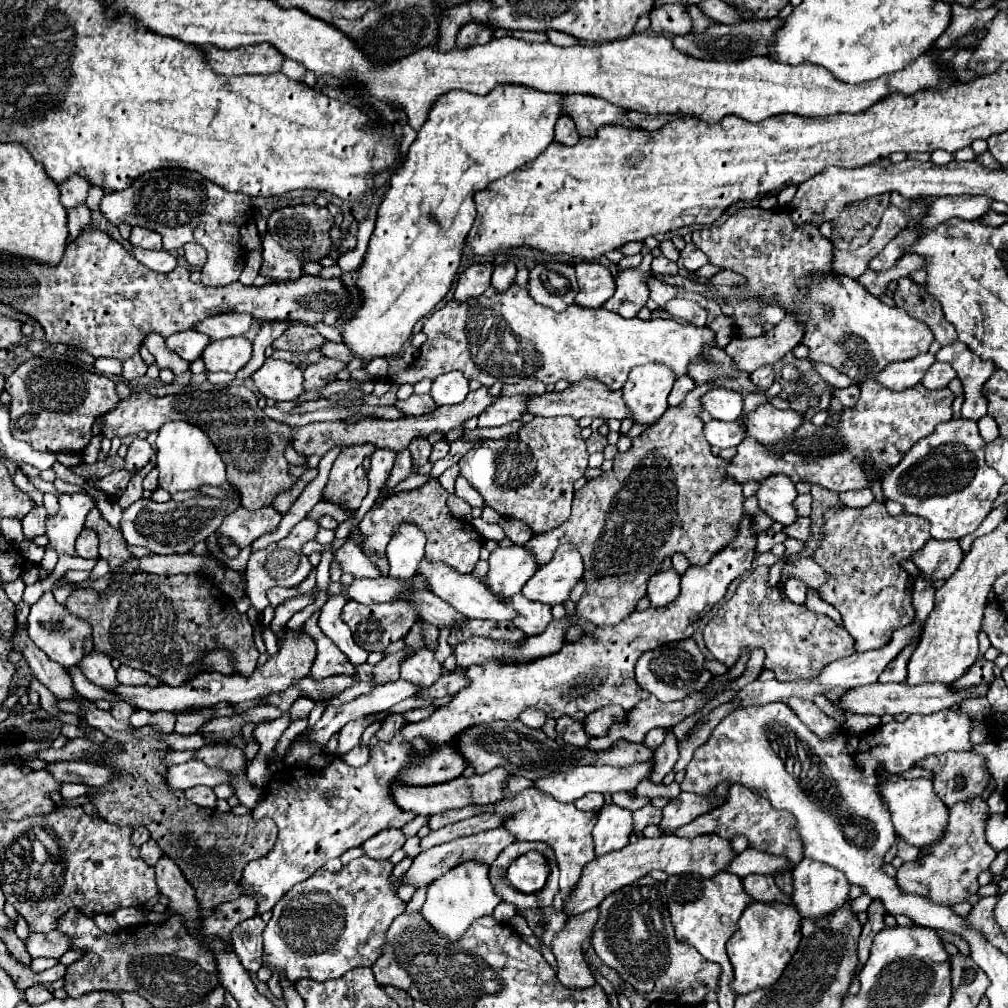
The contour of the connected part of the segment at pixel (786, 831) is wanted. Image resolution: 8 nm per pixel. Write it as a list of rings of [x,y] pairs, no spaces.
[[[733,784],[727,792],[725,804],[695,818],[693,822],[675,830],[673,834],[685,836],[685,838],[693,838],[699,834],[719,834],[721,838],[727,838],[727,840],[731,840],[735,834],[745,834],[749,838],[751,848],[771,852],[771,854],[785,854],[793,864],[797,864],[803,858],[803,850],[801,850],[801,840],[793,828],[795,828],[795,820],[793,816],[789,816],[789,812],[773,810],[769,800],[765,800],[763,796],[751,792],[741,784]]]

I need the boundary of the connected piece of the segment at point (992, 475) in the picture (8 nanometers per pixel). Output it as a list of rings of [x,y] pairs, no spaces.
[[[963,418],[939,424],[933,434],[915,442],[911,450],[901,456],[901,462],[897,466],[881,472],[881,490],[885,500],[895,500],[905,508],[907,514],[929,520],[931,538],[937,540],[957,540],[975,532],[981,520],[991,512],[993,500],[999,496],[1001,486],[1001,476],[985,464],[985,440],[977,430],[977,422]]]

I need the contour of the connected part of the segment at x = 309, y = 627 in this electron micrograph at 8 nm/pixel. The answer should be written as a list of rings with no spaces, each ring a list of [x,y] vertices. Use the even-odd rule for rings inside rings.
[[[316,612],[305,622],[305,630],[309,632],[309,636],[315,638],[317,642],[317,658],[313,662],[311,674],[313,678],[325,678],[325,676],[333,676],[333,674],[353,674],[353,664],[349,662],[349,658],[337,648],[337,644],[333,644],[333,640],[329,640],[323,634],[321,628],[317,626],[319,612]]]

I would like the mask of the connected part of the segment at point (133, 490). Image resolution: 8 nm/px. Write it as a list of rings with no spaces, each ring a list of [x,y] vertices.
[[[149,462],[145,468],[141,468],[139,472],[135,472],[135,474],[131,476],[129,486],[125,488],[125,492],[123,492],[123,494],[121,494],[121,498],[117,500],[121,508],[127,508],[129,504],[133,504],[135,500],[139,500],[139,498],[143,496],[143,478],[145,478],[153,468],[155,468],[155,464],[153,464],[153,462]]]

